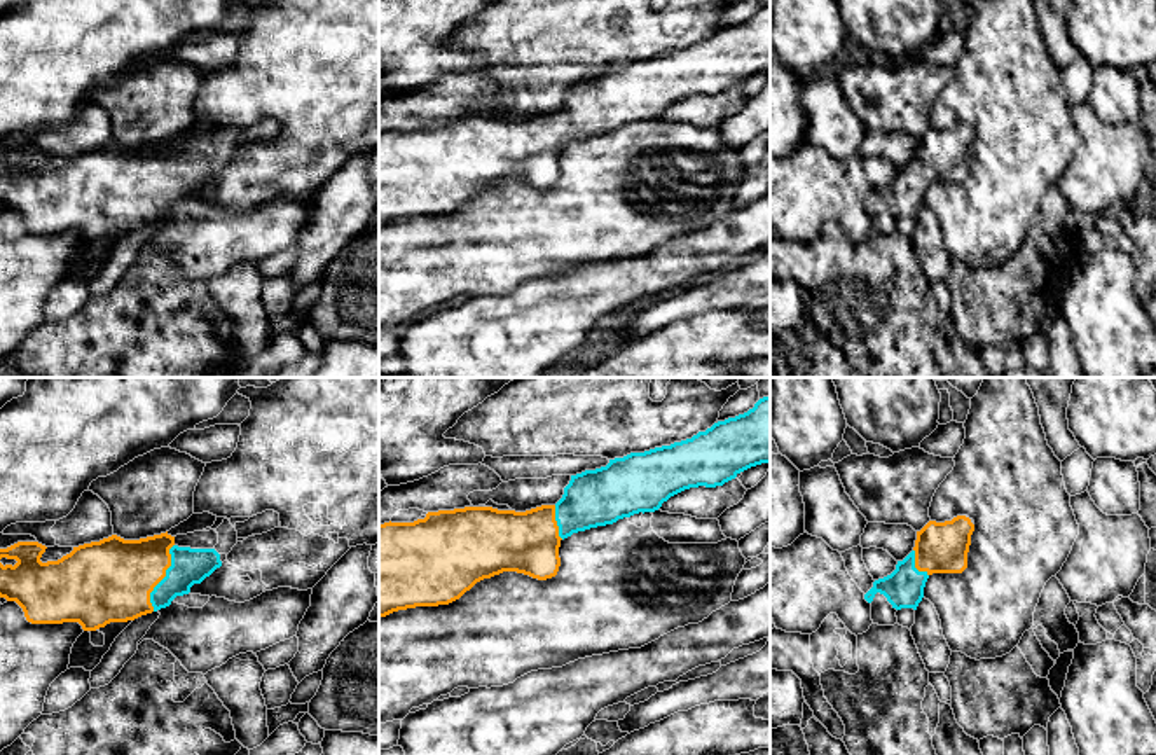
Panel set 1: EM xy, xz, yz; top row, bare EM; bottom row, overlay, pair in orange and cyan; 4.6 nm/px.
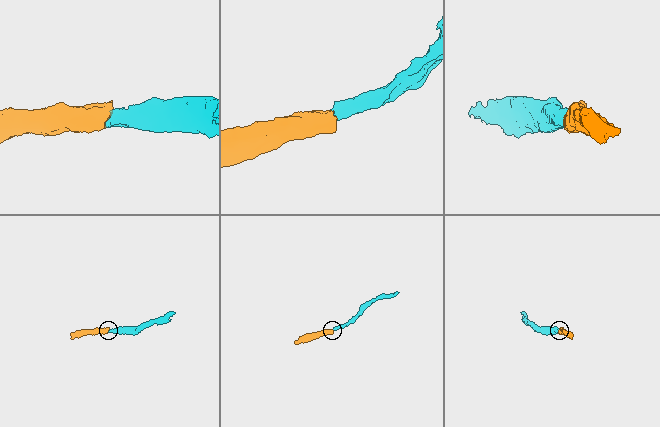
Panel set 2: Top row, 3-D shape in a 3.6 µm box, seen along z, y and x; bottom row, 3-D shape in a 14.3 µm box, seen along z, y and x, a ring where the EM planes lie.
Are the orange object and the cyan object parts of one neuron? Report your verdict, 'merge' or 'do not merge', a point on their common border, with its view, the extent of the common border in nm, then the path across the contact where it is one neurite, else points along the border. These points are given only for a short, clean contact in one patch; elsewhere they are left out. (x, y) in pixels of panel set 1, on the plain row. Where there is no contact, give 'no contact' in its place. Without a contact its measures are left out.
merge; meets orange in xy at (165, 184); contact 320 nm long; runs through xy (110, 189), (165, 184), (189, 175)

